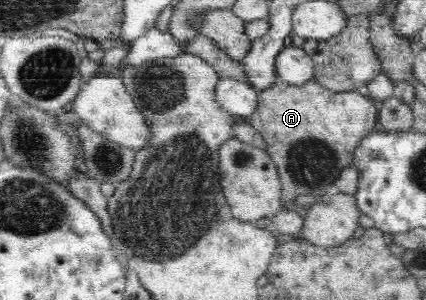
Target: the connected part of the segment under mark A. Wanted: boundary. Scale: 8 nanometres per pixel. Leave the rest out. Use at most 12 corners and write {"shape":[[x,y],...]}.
{"shape":[[314,79],[259,92],[249,124],[282,199],[320,197],[378,105]]}

